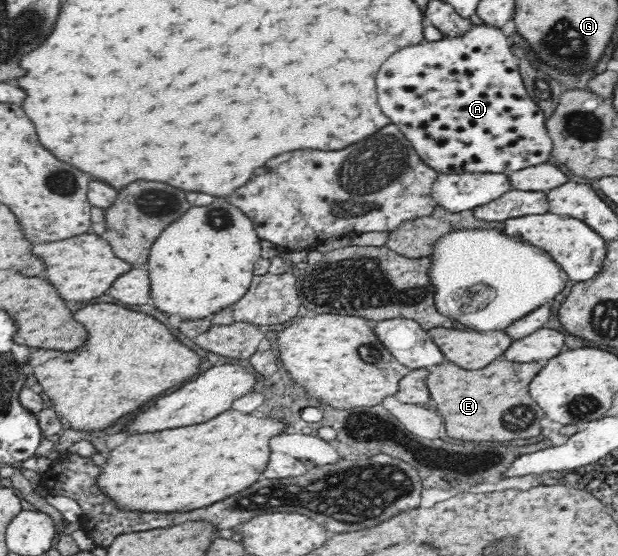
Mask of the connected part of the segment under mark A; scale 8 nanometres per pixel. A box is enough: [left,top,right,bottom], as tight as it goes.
[375,25,553,175]

